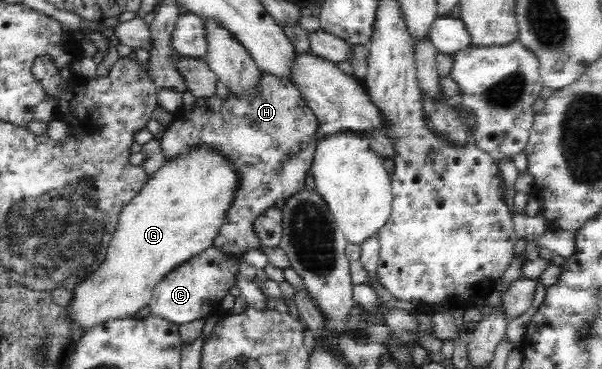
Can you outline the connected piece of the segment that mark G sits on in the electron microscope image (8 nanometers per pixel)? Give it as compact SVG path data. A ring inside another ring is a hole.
M198 144L167 158L121 210L101 267L73 289L75 299L69 305L73 320L77 320L85 331L93 324L105 320L134 316L149 305L153 288L167 274L213 246L213 239L219 235L239 189L241 180L235 164L215 146Z

